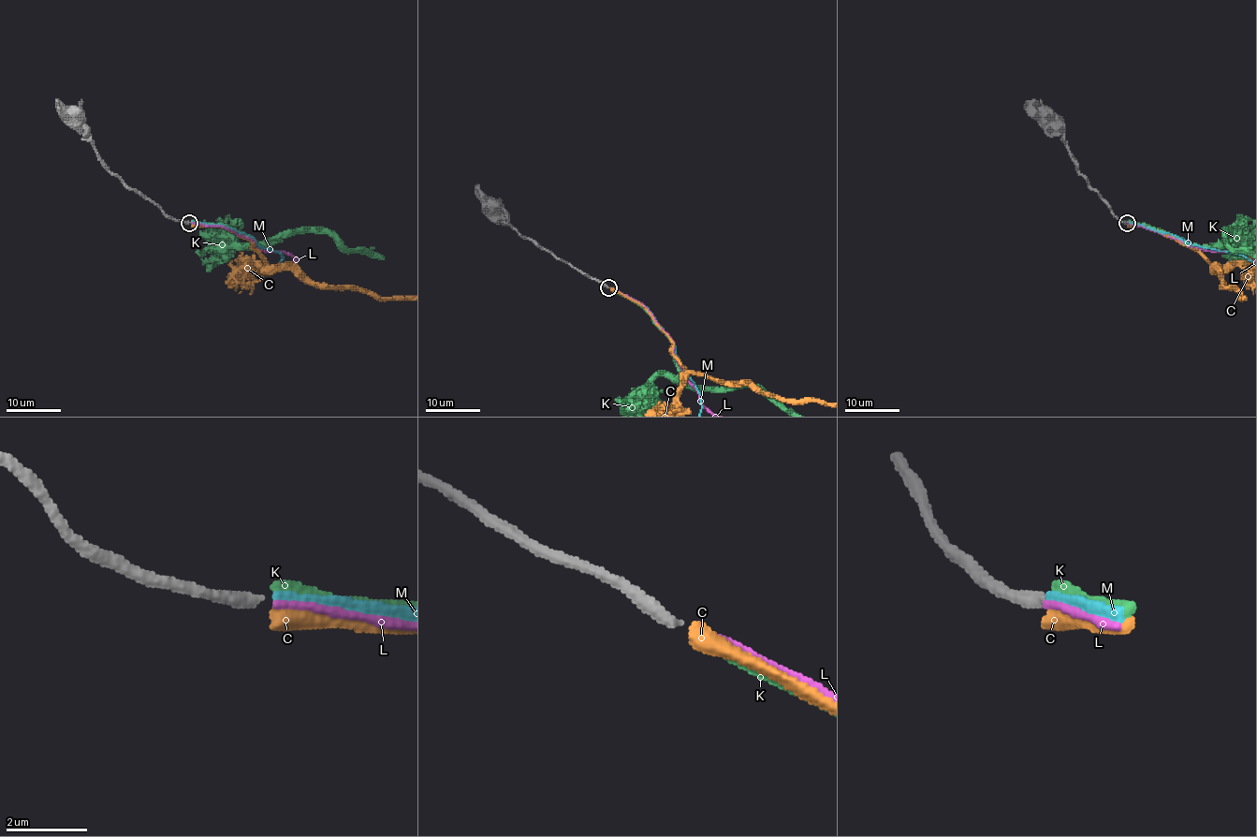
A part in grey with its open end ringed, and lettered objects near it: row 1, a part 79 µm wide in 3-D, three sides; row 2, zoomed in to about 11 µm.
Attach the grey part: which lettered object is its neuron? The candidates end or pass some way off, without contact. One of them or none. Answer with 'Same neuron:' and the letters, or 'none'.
Same neuron: none

